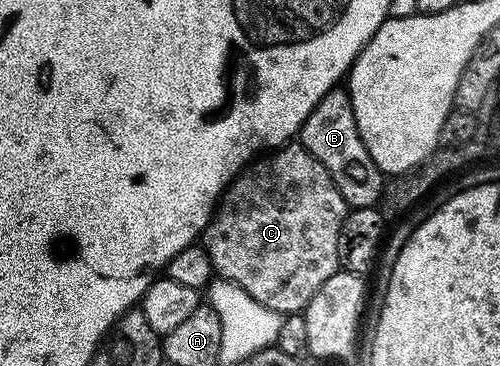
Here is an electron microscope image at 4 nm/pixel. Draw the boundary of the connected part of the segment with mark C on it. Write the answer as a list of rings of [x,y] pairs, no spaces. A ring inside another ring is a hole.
[[[288,142],[281,148],[276,148],[260,155],[258,158],[250,161],[247,167],[228,184],[226,192],[220,196],[219,202],[215,206],[215,211],[211,213],[211,220],[207,223],[207,229],[203,231],[201,247],[209,254],[212,273],[220,280],[228,280],[237,286],[241,286],[245,290],[245,294],[249,294],[249,298],[261,302],[261,306],[265,306],[274,312],[280,314],[302,313],[303,309],[306,308],[309,301],[313,298],[313,294],[317,294],[317,290],[325,282],[329,282],[329,278],[333,278],[335,272],[340,271],[337,238],[341,234],[341,222],[347,217],[349,211],[348,205],[340,202],[342,198],[341,190],[337,190],[329,170],[325,170],[325,166],[321,166],[321,162],[317,162],[317,158],[313,158],[313,154],[309,154],[309,150],[303,147],[302,144]]]

